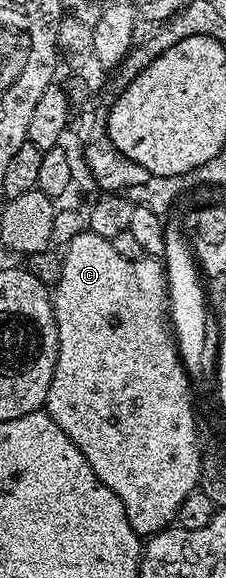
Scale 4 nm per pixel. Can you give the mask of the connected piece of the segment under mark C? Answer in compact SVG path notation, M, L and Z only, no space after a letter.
M86 228L81 234L75 236L73 240L64 247L61 260L61 275L57 281L55 289L52 291L53 311L59 328L59 356L55 364L55 376L51 380L51 388L47 392L47 400L44 409L67 432L69 439L83 452L87 464L99 476L119 500L123 500L123 508L127 512L129 522L133 525L133 531L142 536L152 536L158 534L160 530L170 529L174 525L179 504L189 495L189 488L193 484L197 473L197 451L193 441L193 423L189 411L189 394L186 390L185 377L181 373L181 368L177 365L176 354L173 354L173 346L169 340L167 325L171 319L165 312L165 292L164 283L165 267L158 259L151 257L140 258L139 260L127 260L115 252L110 239L94 234L92 230Z

